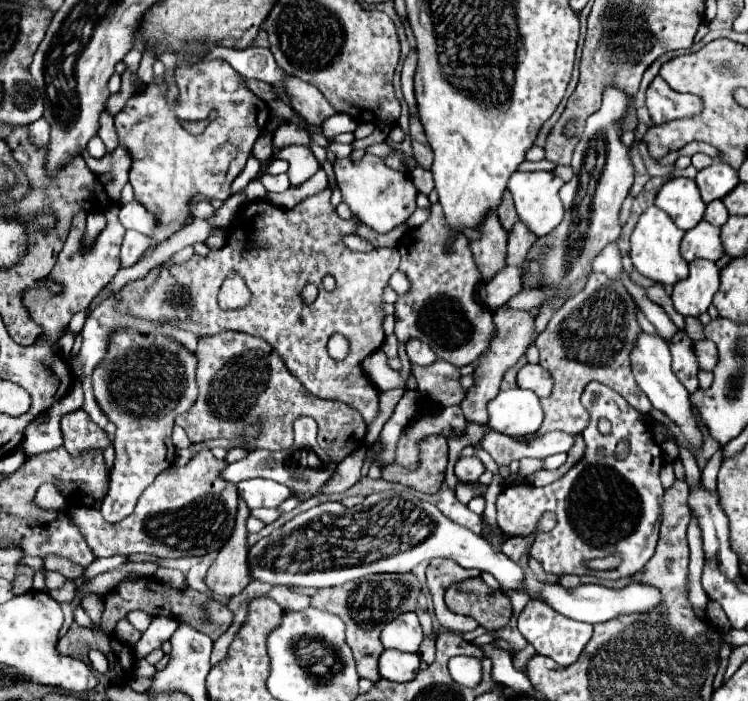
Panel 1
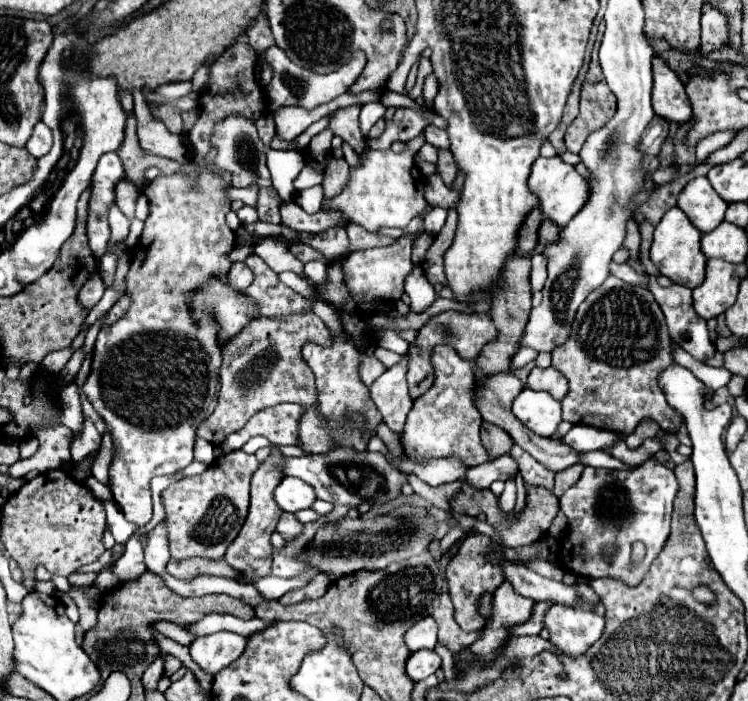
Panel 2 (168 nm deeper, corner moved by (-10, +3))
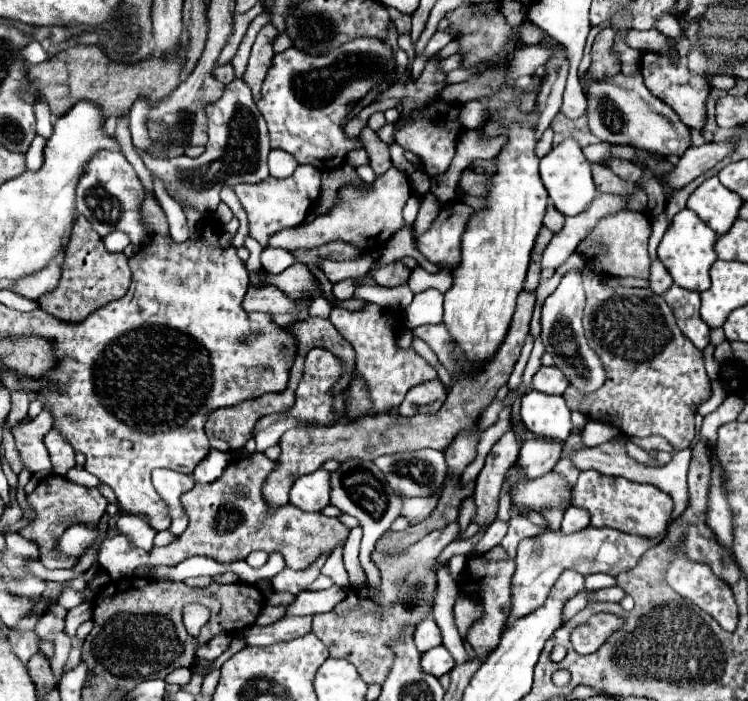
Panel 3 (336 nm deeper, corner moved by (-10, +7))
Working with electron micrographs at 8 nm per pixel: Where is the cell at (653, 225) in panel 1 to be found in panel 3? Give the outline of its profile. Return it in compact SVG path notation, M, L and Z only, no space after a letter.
M684 208L680 210L670 226L666 228L666 234L658 246L658 258L660 262L666 266L666 270L670 272L670 276L674 278L674 282L686 290L694 290L694 292L702 292L706 288L710 288L710 266L718 260L716 252L714 252L714 242L716 242L716 232L710 230L692 210Z

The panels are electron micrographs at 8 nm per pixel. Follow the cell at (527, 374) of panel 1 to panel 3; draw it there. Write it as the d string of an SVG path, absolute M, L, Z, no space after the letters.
M540 366L534 374L534 390L540 390L544 394L564 394L568 380L556 366Z

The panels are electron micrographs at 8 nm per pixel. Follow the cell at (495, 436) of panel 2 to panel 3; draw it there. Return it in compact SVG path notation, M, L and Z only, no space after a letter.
M506 432L486 456L484 468L476 478L476 490L474 490L474 498L476 498L474 522L478 522L480 526L496 518L498 494L502 490L502 482L508 472L506 468L514 464L518 456L518 448L520 448L520 442L516 440L516 436L512 432Z

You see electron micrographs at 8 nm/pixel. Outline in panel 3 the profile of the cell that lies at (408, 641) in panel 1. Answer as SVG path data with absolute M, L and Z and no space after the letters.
M428 616L426 620L422 620L418 626L416 626L416 632L414 632L414 644L420 652L426 652L428 648L434 648L434 646L440 646L442 644L442 636L440 636L440 628L436 626L434 618Z

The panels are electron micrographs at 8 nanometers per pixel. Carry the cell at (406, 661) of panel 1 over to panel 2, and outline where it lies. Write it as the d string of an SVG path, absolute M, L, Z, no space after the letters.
M418 650L410 654L406 662L406 672L412 680L424 680L432 676L440 666L442 666L442 660L436 654L436 650Z

